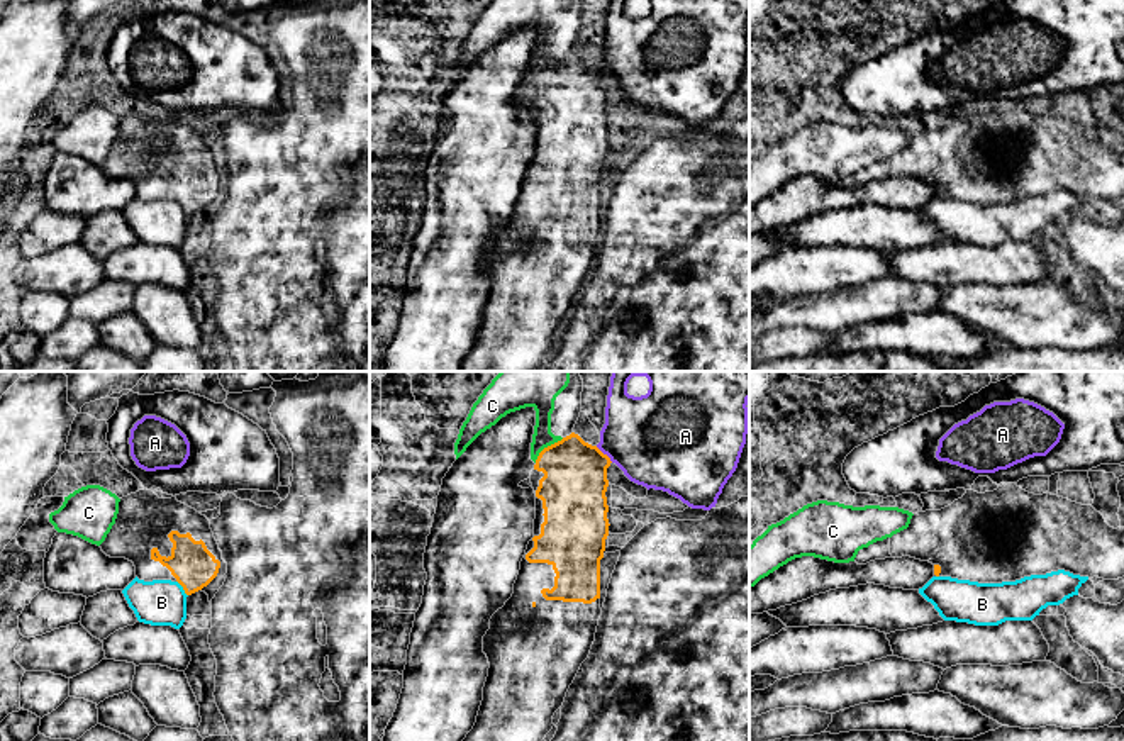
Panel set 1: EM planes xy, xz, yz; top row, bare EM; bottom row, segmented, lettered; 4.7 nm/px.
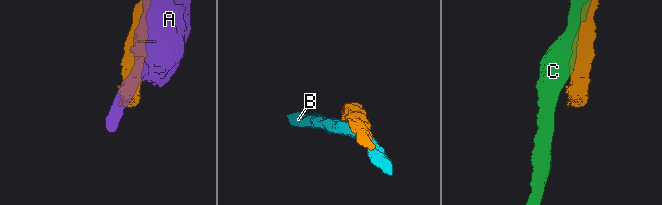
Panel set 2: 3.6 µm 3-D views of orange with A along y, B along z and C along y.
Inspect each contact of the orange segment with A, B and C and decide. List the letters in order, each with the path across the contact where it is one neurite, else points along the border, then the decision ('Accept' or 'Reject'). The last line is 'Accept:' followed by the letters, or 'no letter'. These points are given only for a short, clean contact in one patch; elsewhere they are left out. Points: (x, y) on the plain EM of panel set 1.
A: Boundary: xz (595, 66), (612, 82). Reject
B: Reject
C: Reject
Accept: no letter

